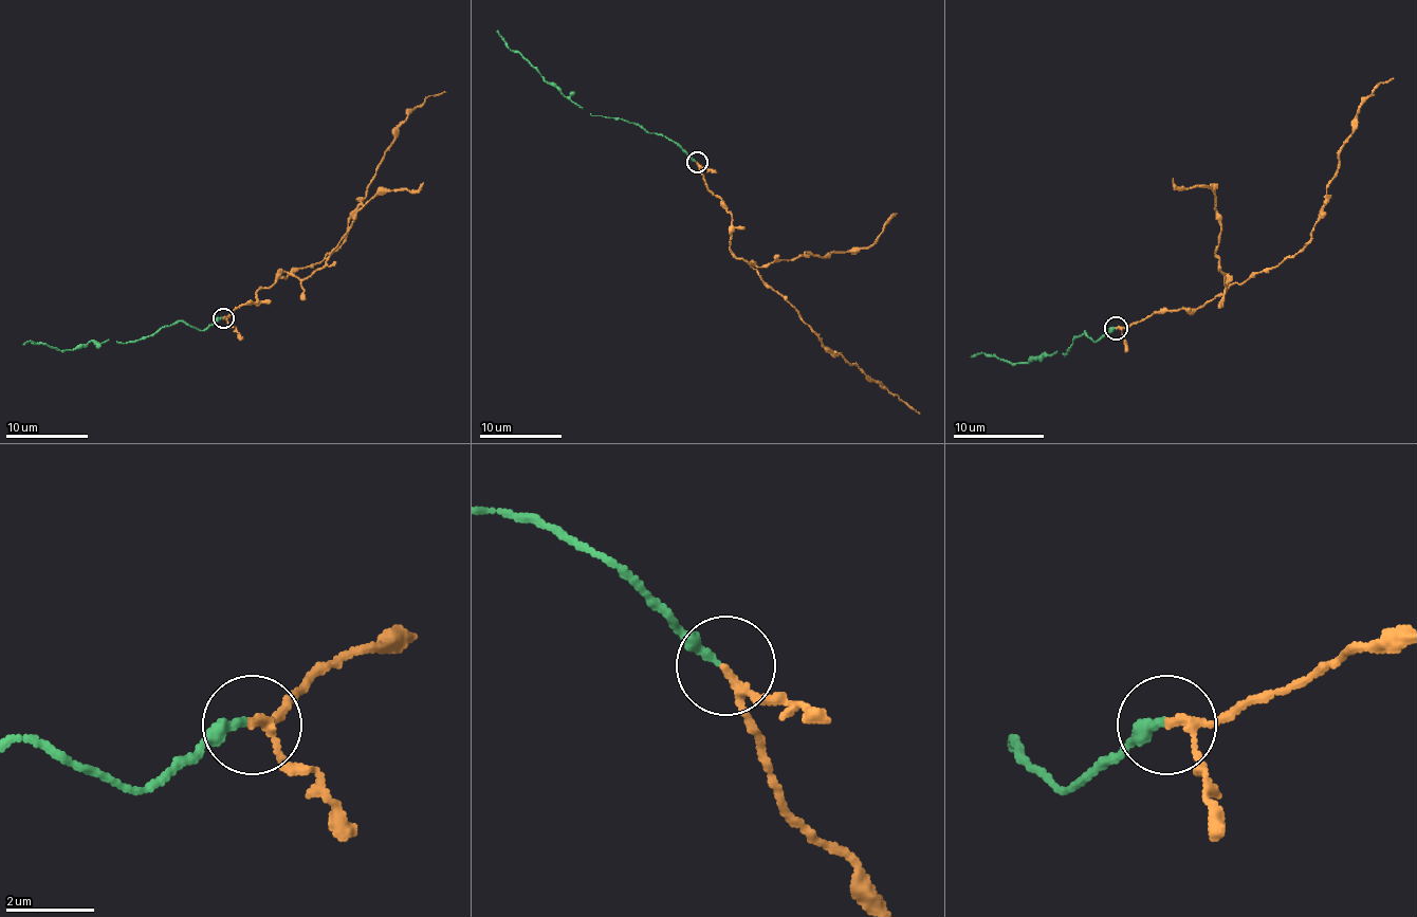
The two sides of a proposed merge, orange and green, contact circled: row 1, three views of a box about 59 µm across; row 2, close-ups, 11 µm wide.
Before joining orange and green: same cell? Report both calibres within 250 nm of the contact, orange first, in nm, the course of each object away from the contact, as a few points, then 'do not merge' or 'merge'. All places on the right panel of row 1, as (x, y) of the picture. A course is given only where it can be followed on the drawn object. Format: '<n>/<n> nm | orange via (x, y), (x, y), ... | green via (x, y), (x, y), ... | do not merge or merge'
160/280 nm | orange via (1117, 328), (1157, 311), (1198, 309), (1232, 285), (1293, 257), (1326, 204), (1328, 182), (1358, 109), (1394, 77) | green via (1117, 328), (1093, 341), (1085, 332), (1064, 354), (1040, 354), (1016, 364), (996, 354), (971, 356) | merge

